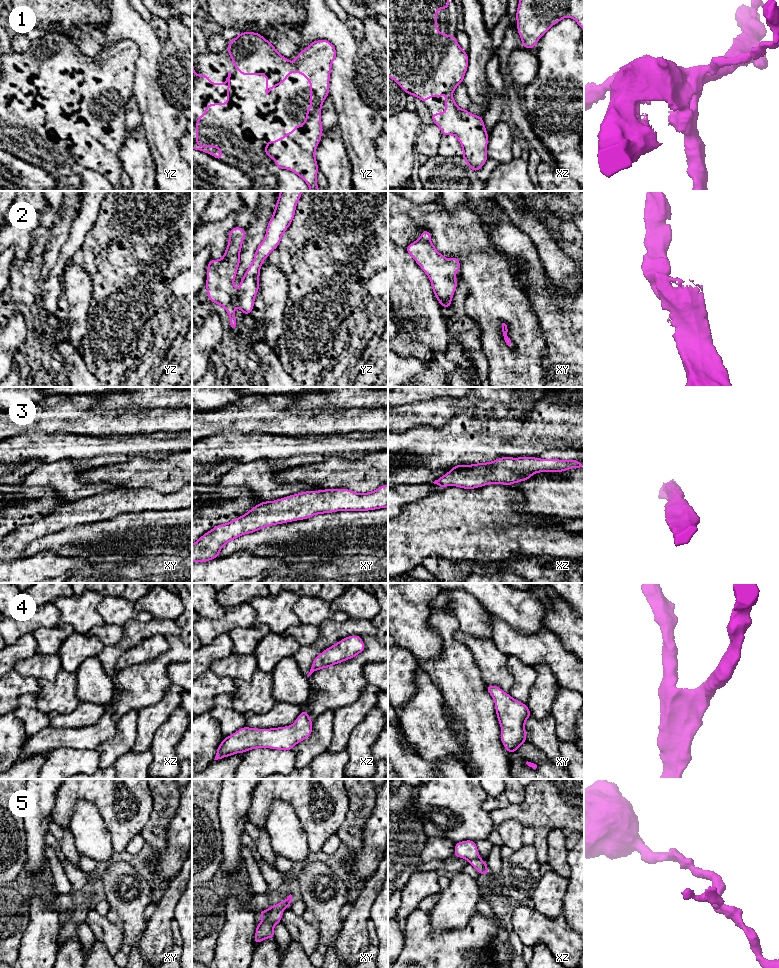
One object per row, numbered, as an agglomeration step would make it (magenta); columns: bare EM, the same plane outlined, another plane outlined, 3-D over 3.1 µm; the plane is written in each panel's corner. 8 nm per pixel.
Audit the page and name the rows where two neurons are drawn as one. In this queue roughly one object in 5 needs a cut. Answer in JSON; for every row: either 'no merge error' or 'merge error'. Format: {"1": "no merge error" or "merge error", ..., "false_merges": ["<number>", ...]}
{"1": "no merge error", "2": "no merge error", "3": "no merge error", "4": "no merge error", "5": "no merge error", "false_merges": []}

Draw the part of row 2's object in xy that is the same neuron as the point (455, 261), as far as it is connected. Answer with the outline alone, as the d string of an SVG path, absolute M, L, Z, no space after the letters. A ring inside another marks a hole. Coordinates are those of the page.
M423 230L421 237L405 249L428 276L434 295L441 307L450 308L452 297L458 285L455 274L460 270L460 260L457 257L448 260L444 255L440 254L431 242L431 233L428 230Z

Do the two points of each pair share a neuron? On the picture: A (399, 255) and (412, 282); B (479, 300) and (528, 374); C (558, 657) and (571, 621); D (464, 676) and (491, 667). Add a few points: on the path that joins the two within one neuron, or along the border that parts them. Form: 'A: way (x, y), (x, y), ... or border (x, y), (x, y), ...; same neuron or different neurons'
A: way (399, 262), (399, 269), (405, 275); same neuron
B: way (490, 318), (492, 338), (510, 356); same neuron
C: border (546, 628), (549, 628), (573, 653); different neurons
D: border (469, 650), (486, 685); different neurons

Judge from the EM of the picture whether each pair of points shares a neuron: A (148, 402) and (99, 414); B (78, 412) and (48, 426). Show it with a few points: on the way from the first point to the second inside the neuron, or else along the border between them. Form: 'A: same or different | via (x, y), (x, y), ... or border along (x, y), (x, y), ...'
A: different | border along (157, 407), (142, 409)
B: same | via (71, 418), (55, 419)

